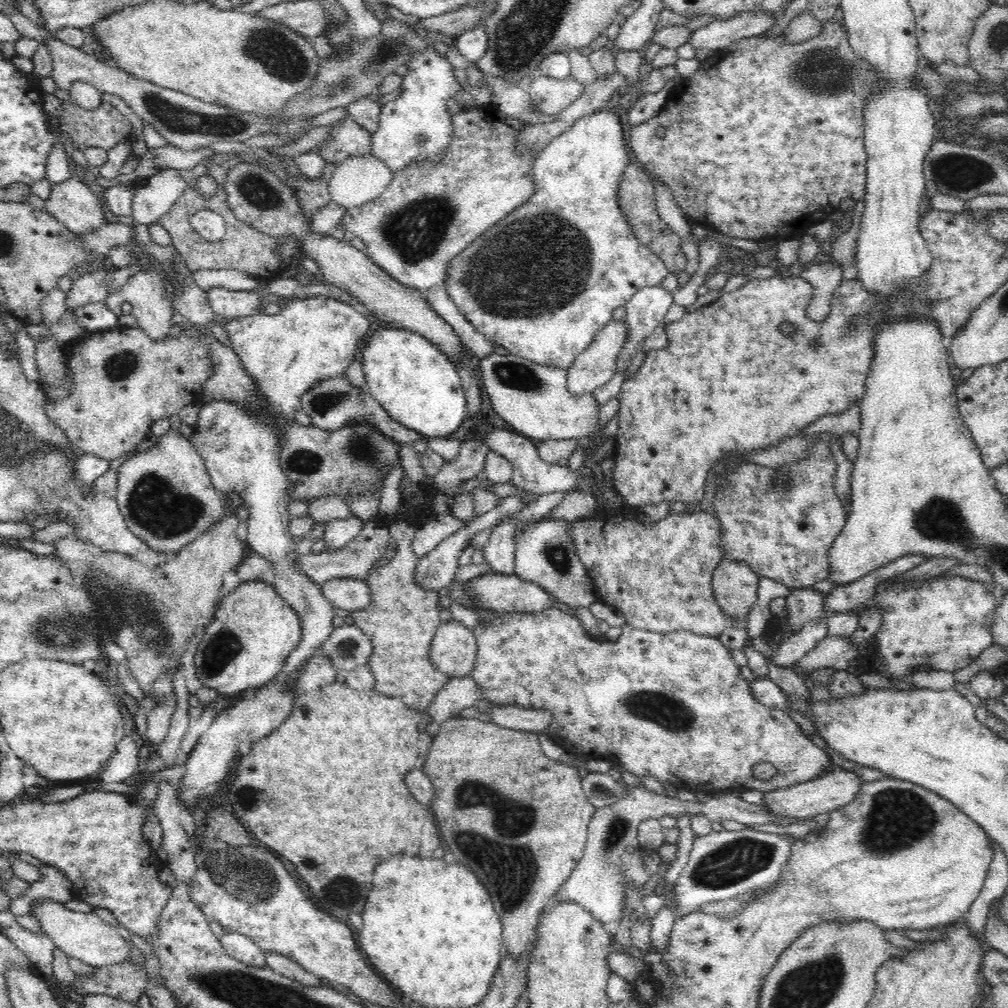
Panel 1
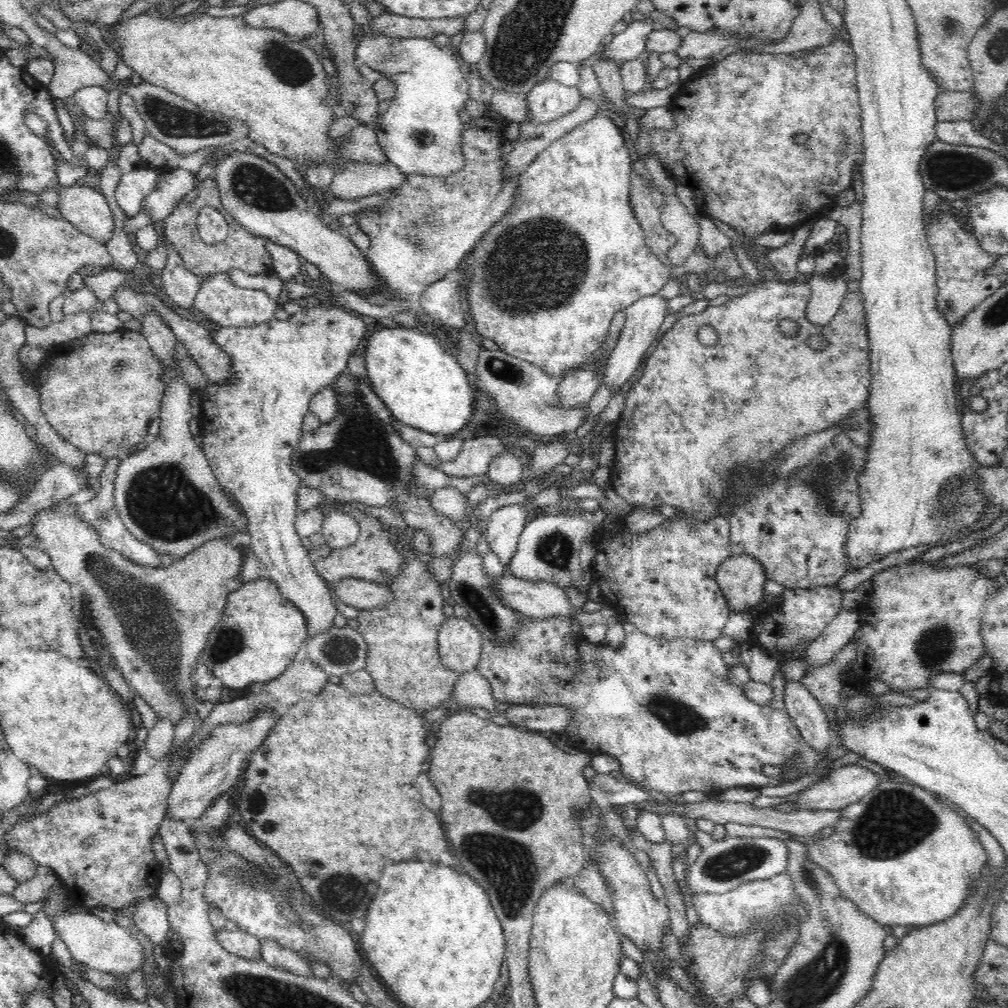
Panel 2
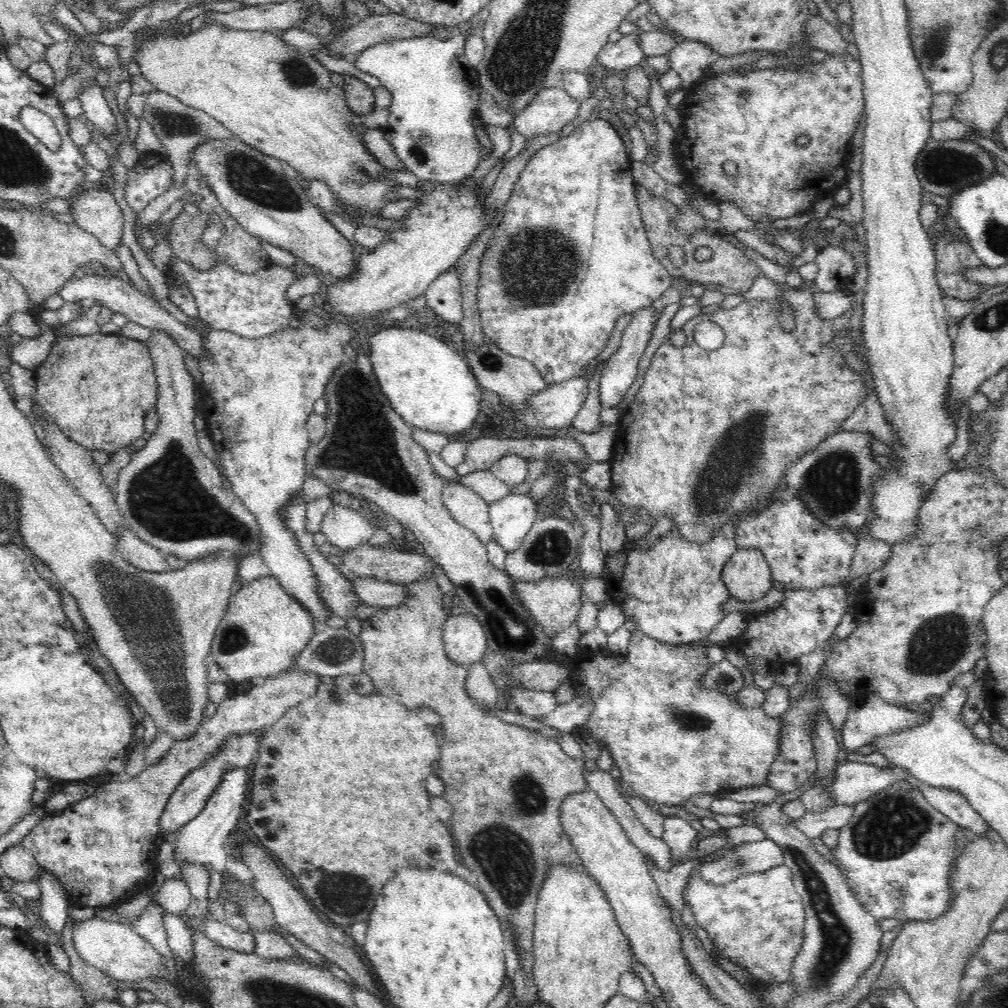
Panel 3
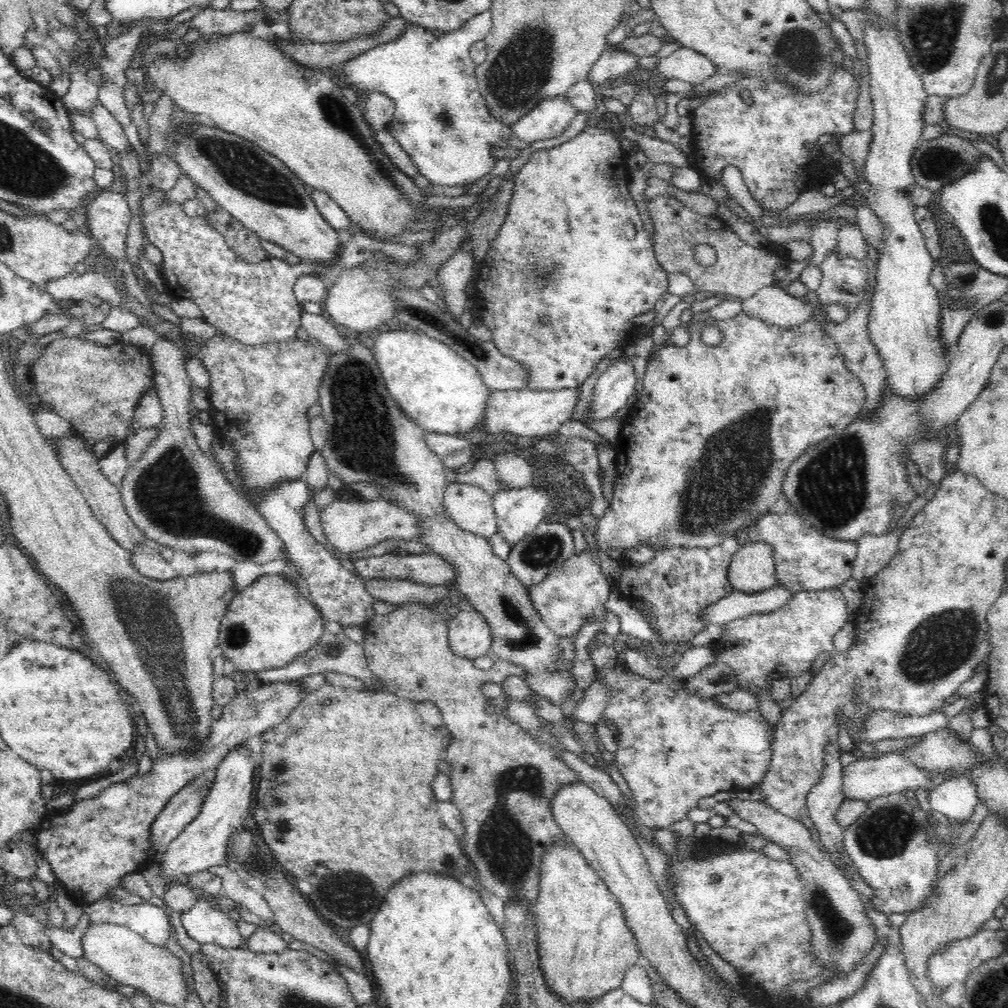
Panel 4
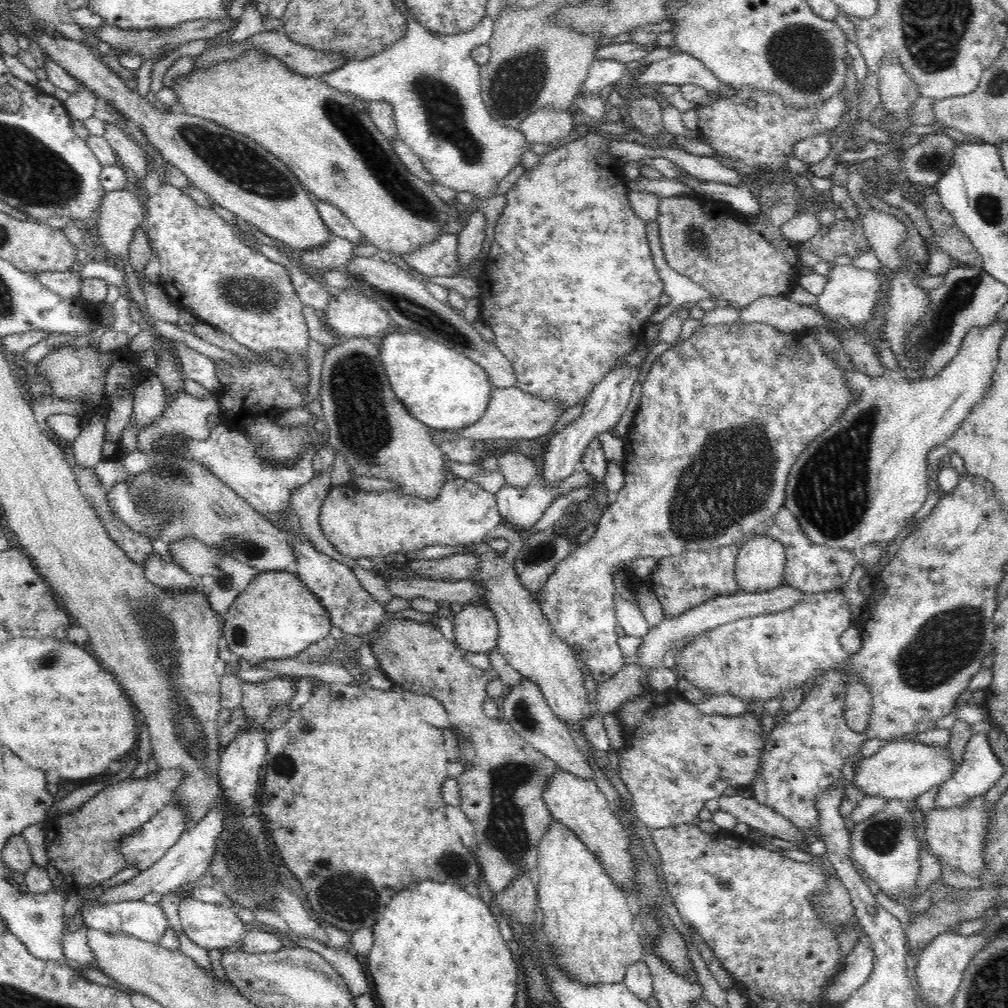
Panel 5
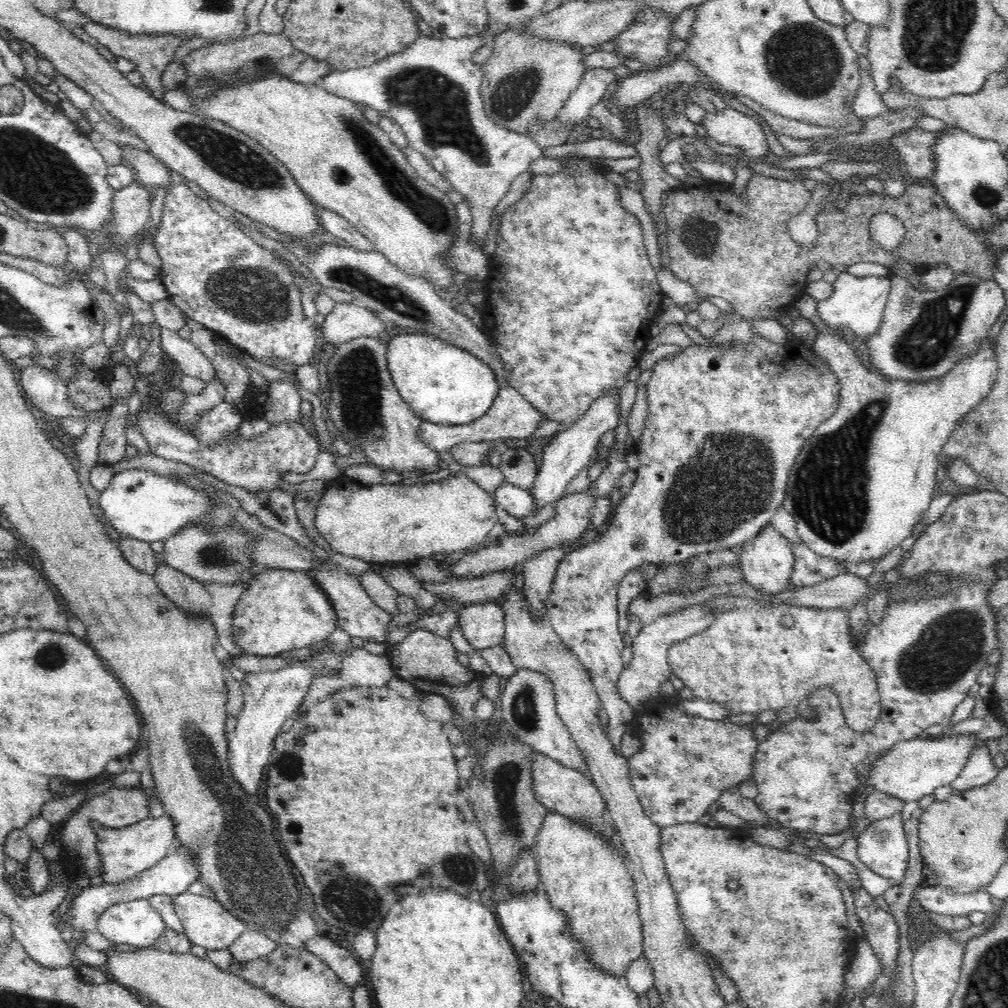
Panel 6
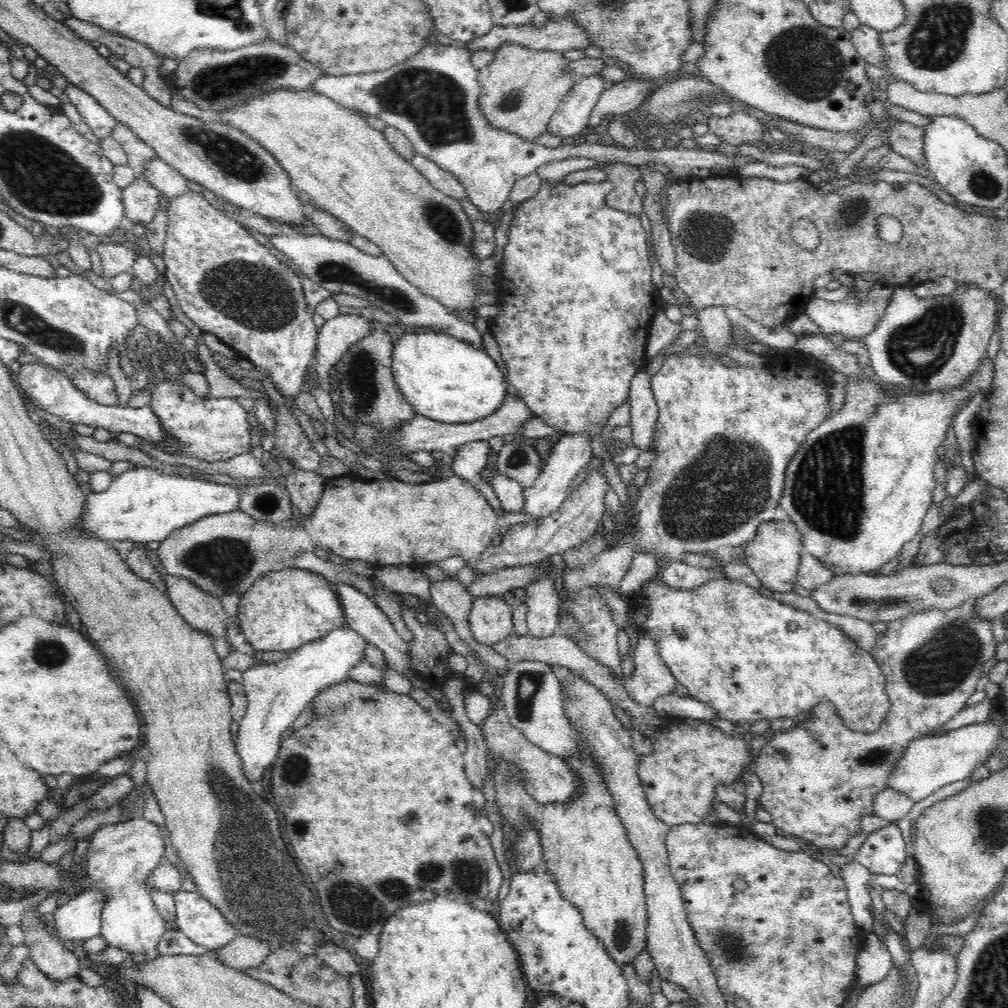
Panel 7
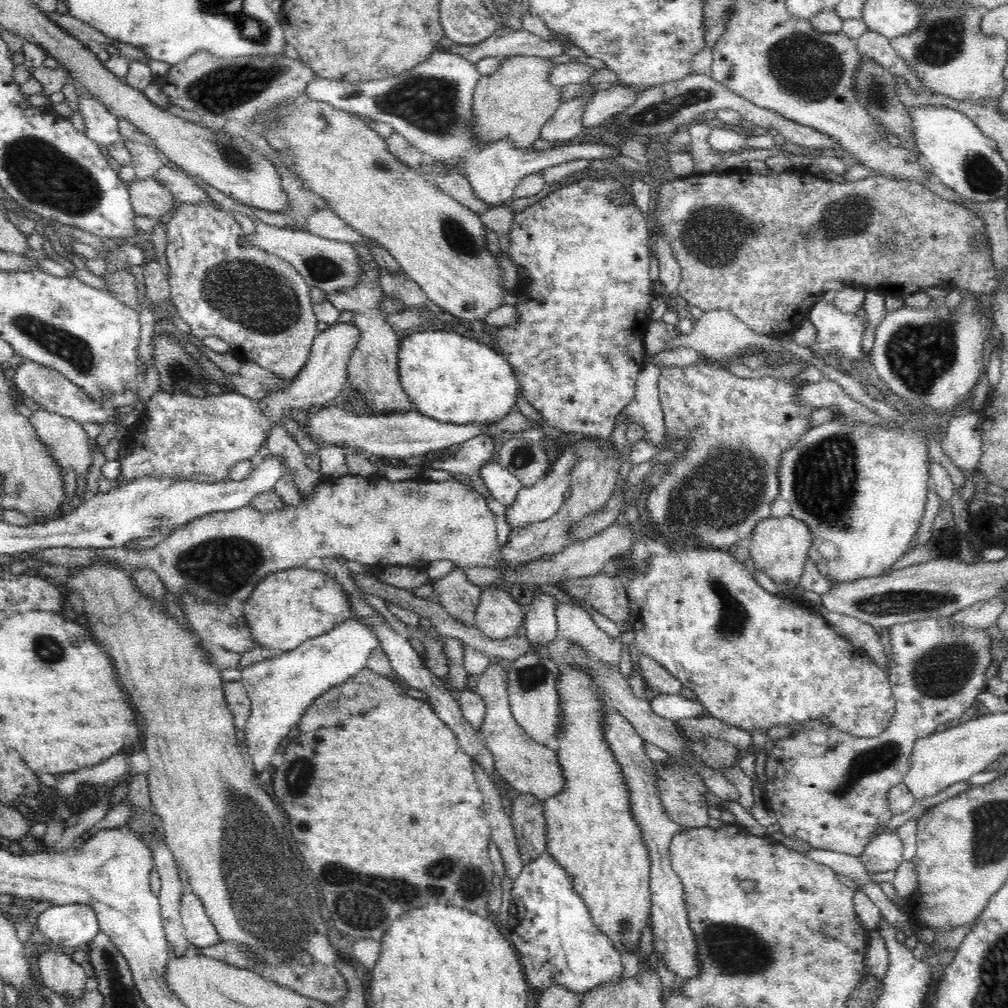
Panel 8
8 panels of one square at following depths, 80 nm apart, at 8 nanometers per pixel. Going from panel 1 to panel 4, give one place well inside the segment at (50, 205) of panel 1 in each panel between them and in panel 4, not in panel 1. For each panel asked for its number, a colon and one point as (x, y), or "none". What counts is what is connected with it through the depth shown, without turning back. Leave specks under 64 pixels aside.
2: (82, 205)
3: (96, 211)
4: (109, 215)

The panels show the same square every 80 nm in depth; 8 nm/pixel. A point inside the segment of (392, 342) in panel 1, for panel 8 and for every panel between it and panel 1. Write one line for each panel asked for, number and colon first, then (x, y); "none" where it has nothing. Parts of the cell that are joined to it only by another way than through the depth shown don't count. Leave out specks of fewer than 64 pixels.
2: (424, 386)
3: (430, 384)
4: (442, 392)
5: (445, 390)
6: (441, 382)
7: (446, 379)
8: (452, 378)

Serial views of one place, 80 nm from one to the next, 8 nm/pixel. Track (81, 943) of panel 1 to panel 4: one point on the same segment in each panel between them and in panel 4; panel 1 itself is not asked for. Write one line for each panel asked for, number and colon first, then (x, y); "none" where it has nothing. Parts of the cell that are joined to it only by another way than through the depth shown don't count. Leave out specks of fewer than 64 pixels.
2: (108, 947)
3: (114, 948)
4: (131, 960)

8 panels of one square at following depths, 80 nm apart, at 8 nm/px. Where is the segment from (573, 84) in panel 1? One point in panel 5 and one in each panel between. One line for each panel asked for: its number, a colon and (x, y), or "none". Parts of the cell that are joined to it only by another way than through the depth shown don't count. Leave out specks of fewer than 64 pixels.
2: (549, 100)
3: (553, 108)
4: (551, 118)
5: (547, 126)

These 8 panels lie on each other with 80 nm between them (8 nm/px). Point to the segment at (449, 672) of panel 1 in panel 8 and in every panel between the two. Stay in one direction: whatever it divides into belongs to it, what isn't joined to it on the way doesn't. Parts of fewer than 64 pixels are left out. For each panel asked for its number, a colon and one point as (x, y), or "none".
2: (460, 644)
3: (465, 640)
4: (470, 636)
5: (476, 628)
6: (483, 624)
7: (490, 621)
8: (499, 616)

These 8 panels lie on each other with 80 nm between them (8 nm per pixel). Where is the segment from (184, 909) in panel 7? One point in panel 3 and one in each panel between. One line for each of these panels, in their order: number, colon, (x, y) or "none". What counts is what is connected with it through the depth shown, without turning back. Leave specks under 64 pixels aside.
3: (220, 932)
4: (207, 925)
5: (209, 925)
6: (207, 923)

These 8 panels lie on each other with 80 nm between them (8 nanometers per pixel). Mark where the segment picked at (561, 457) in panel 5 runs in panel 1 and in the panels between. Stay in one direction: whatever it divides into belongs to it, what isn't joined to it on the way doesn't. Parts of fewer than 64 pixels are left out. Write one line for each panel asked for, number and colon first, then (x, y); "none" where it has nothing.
1: (647, 308)
2: (643, 319)
3: (620, 370)
4: (615, 386)

